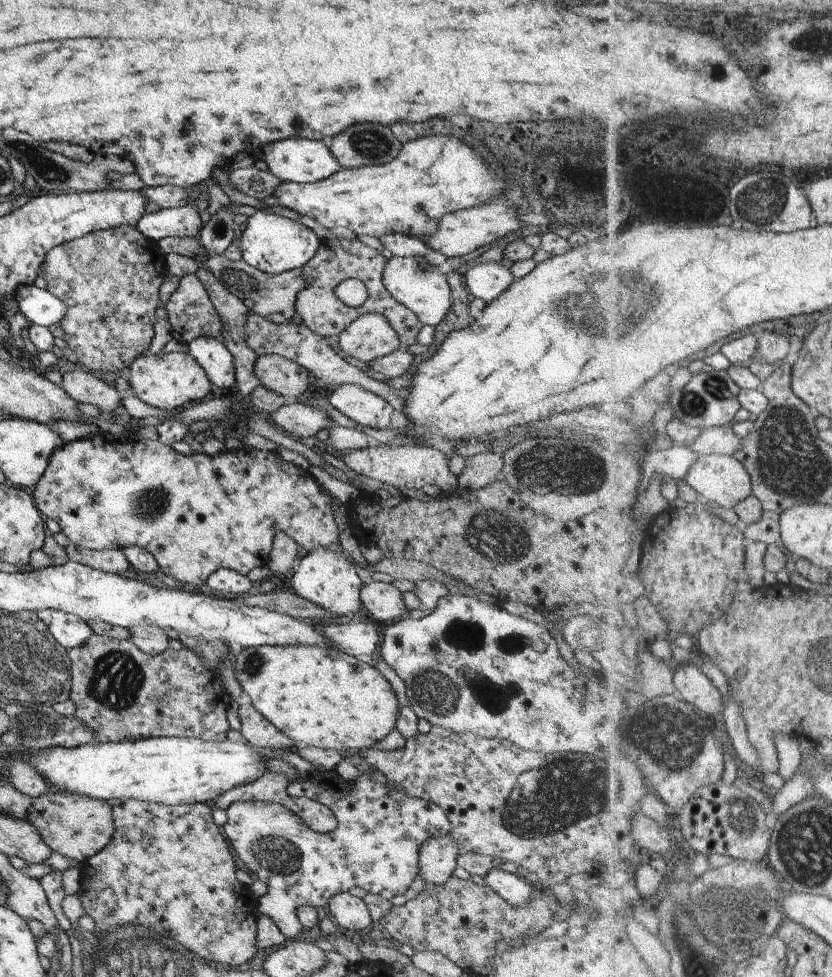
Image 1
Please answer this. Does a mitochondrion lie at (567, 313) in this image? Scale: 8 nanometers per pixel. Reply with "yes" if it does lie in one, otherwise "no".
yes

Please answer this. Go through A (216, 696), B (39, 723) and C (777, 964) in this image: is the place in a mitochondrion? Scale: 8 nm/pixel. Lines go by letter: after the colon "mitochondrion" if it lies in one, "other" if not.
A: other
B: mitochondrion
C: other

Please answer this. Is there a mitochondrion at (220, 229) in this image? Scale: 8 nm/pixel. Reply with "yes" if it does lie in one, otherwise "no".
no

